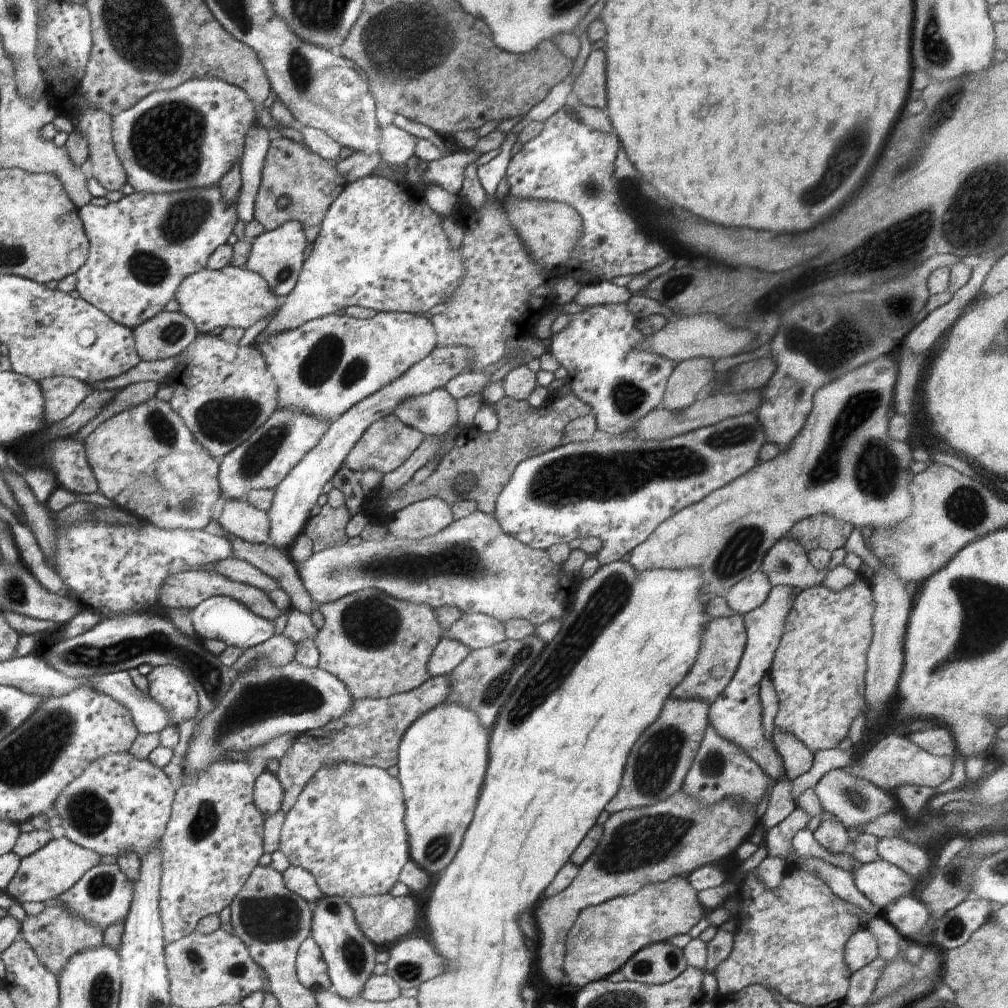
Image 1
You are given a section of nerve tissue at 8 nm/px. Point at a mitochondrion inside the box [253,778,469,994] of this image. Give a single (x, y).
(354, 954)

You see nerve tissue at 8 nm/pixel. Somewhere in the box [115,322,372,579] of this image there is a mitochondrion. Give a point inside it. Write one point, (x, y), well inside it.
(224, 420)

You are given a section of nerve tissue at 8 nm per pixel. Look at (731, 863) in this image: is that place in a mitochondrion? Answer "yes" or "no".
no

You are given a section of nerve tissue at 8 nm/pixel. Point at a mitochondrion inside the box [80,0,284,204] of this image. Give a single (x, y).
(166, 140)

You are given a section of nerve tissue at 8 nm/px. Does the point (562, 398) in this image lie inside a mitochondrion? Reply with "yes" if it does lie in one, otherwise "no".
no

